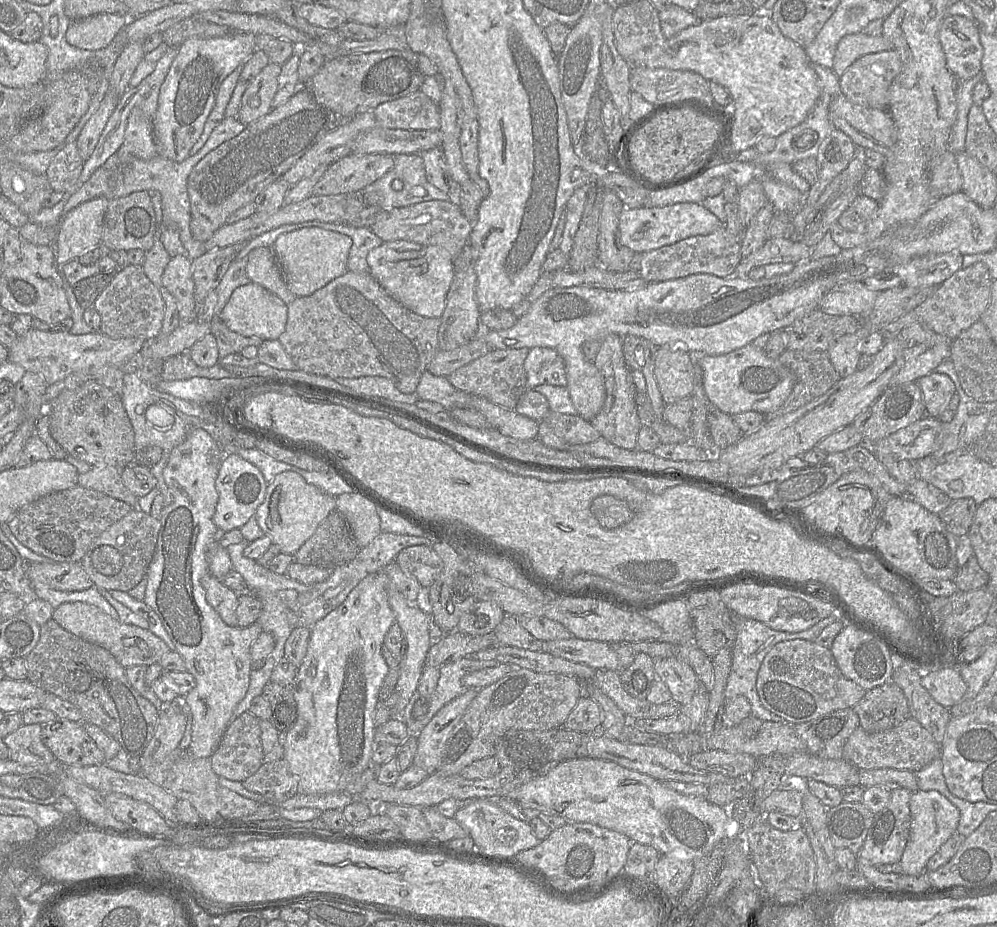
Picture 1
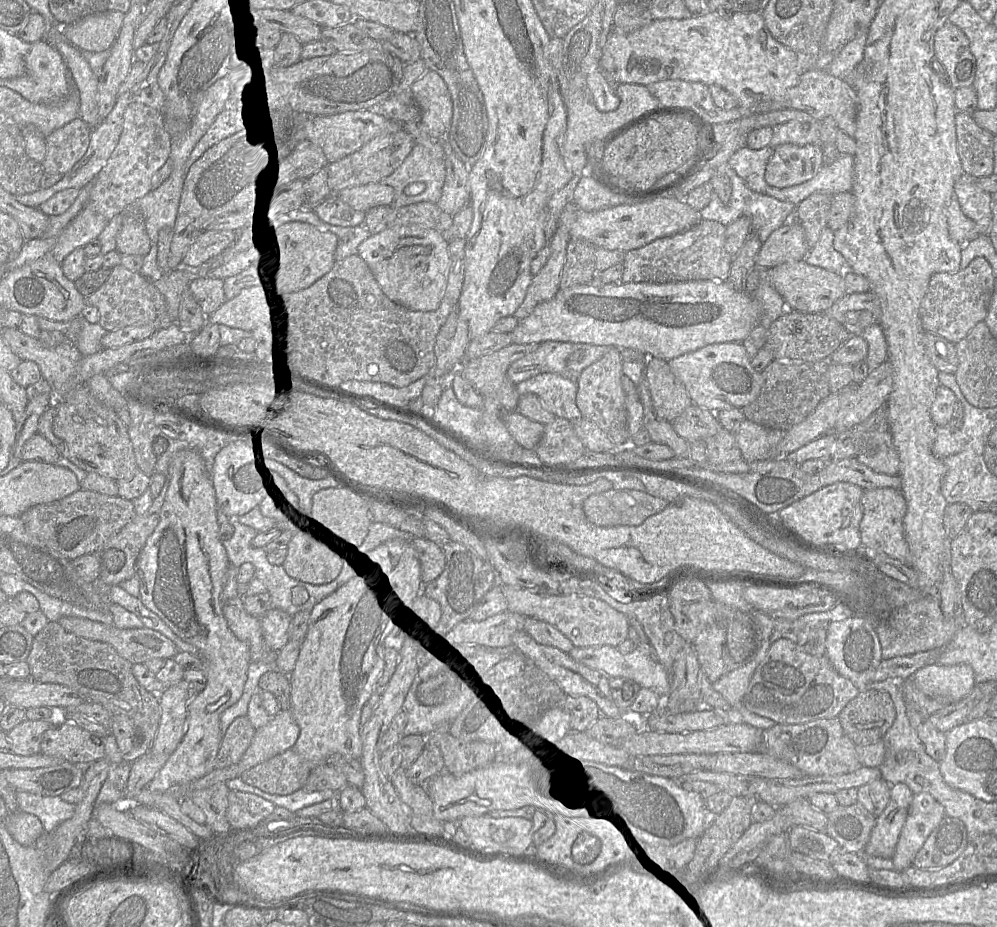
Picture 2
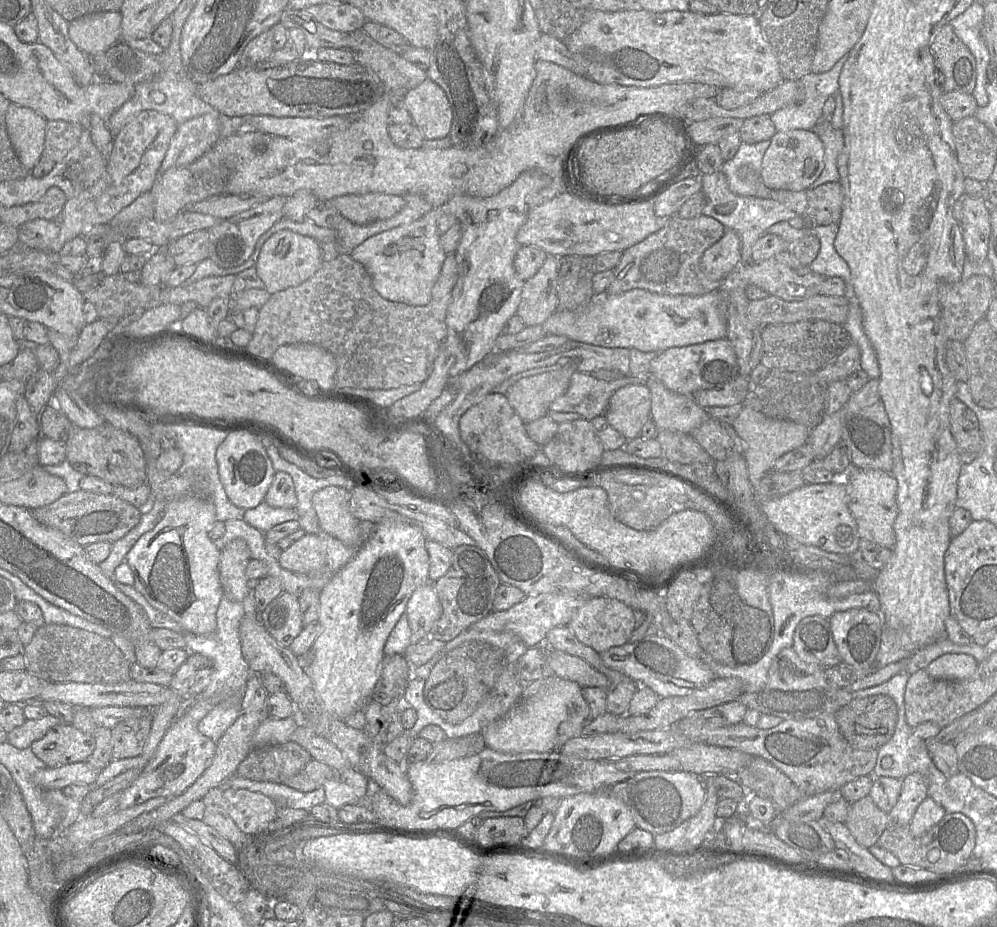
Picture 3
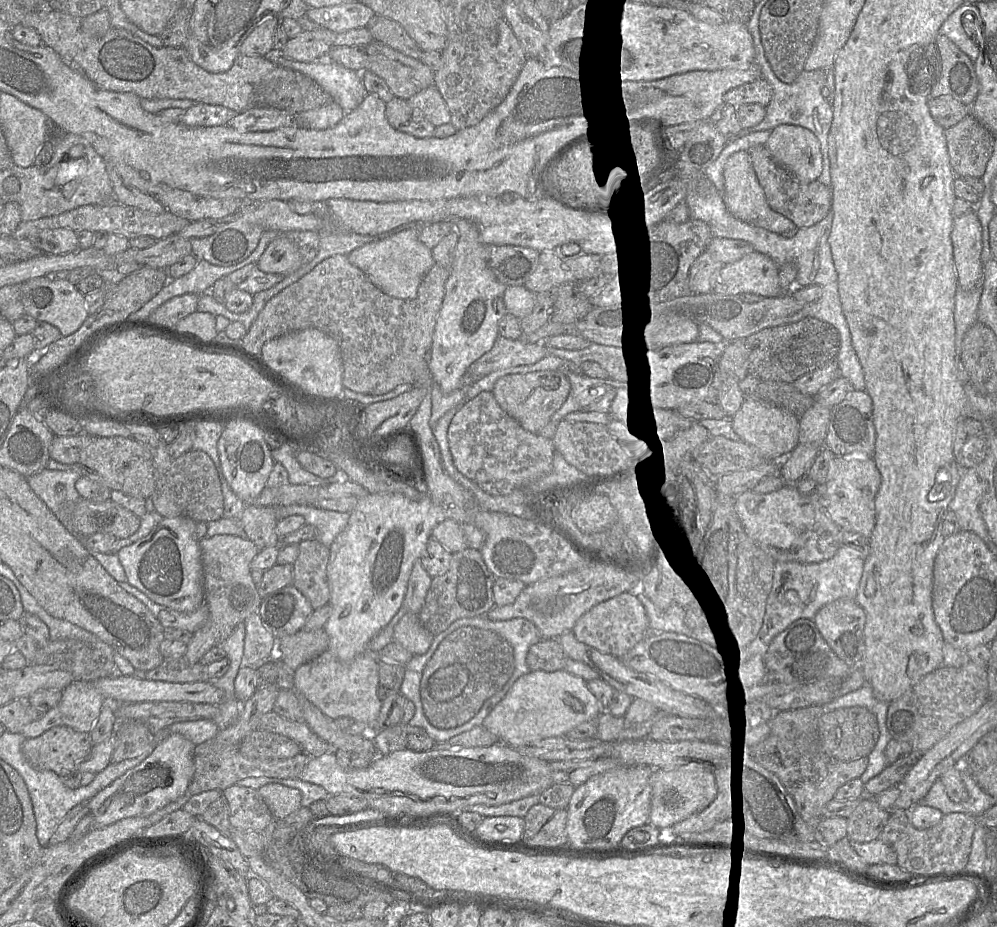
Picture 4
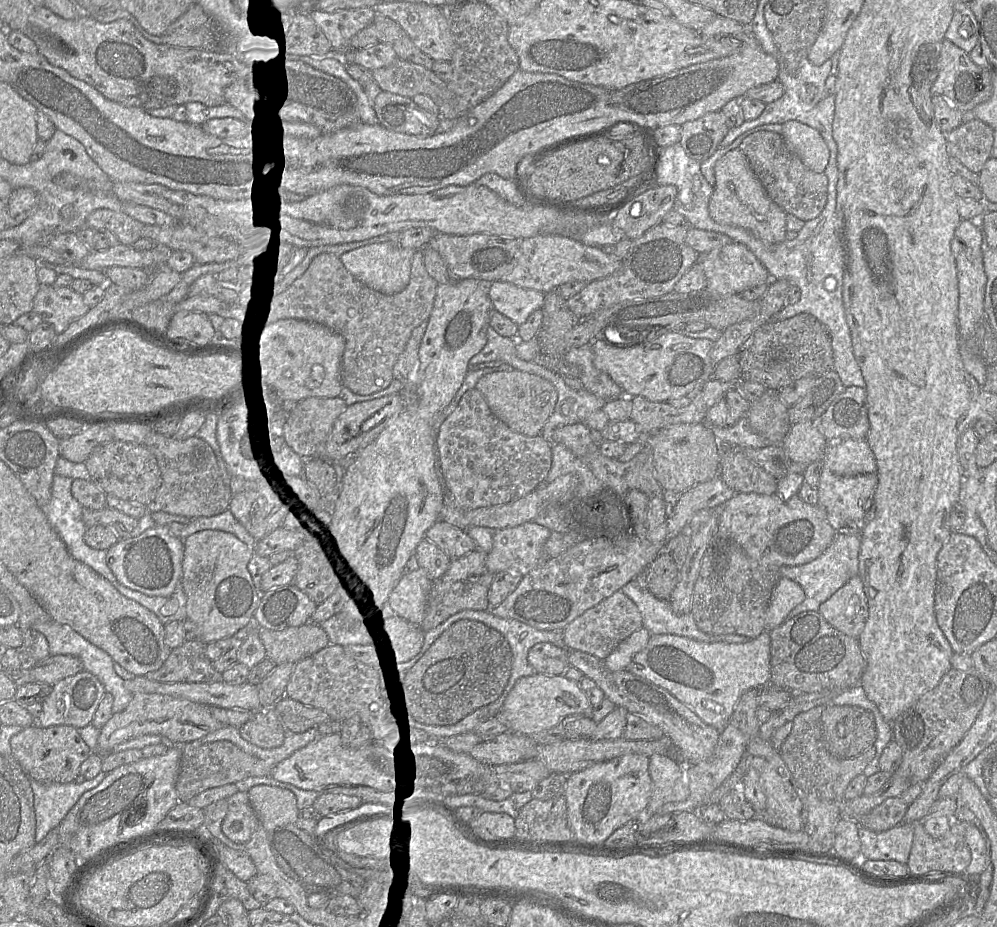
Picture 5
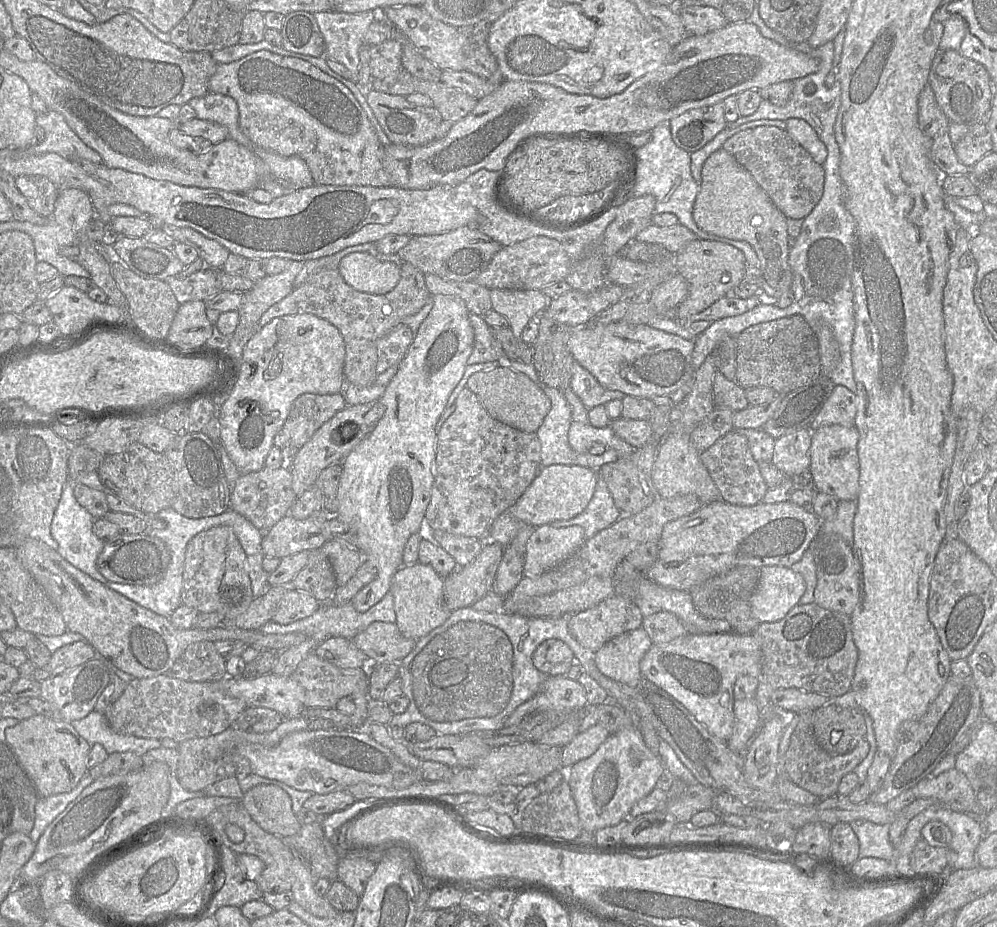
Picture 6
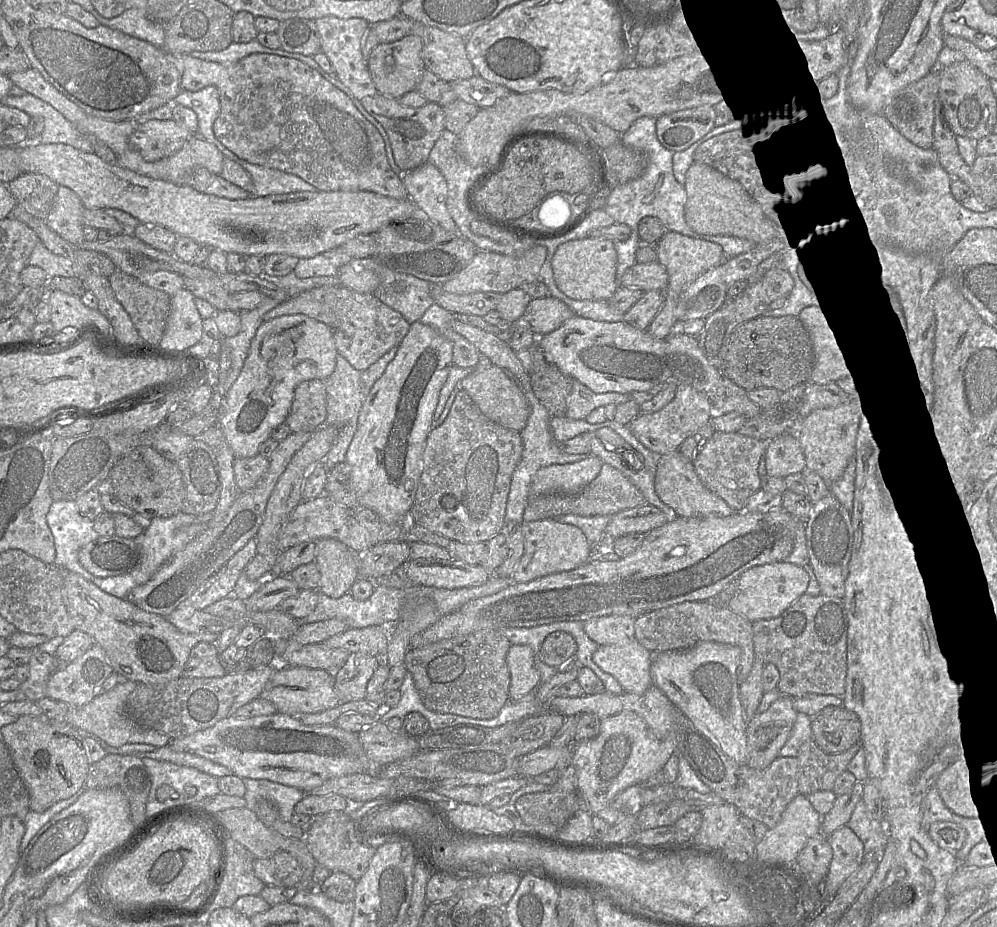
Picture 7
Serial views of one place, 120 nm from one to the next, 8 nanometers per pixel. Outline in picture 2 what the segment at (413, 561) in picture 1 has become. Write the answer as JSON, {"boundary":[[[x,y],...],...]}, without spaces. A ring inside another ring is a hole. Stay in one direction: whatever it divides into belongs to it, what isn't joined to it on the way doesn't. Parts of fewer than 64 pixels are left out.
{"boundary":[[[412,537],[407,542],[419,560],[423,584],[430,583],[440,575],[445,567],[442,548],[422,537]]]}

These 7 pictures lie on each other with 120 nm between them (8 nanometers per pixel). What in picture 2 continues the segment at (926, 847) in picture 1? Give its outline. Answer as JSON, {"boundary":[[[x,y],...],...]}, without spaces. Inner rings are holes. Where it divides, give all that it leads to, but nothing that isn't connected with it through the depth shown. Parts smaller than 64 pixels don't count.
{"boundary":[[[921,792],[914,796],[892,858],[893,870],[904,871],[913,865],[915,856],[945,816],[944,806],[931,794]]]}

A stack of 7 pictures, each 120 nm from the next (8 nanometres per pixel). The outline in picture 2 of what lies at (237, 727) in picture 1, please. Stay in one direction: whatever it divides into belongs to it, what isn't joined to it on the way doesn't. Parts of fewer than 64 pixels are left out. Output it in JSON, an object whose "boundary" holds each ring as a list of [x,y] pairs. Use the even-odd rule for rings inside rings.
{"boundary":[[[246,715],[237,717],[221,740],[214,763],[215,769],[237,763],[250,746],[255,731],[256,729]]]}

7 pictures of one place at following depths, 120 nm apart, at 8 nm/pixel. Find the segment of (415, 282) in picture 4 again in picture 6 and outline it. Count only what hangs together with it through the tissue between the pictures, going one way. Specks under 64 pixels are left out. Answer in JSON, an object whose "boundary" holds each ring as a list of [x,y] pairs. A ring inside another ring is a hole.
{"boundary":[[[365,252],[347,254],[337,269],[348,285],[369,294],[388,293],[399,282],[401,273],[395,263],[378,260]]]}

